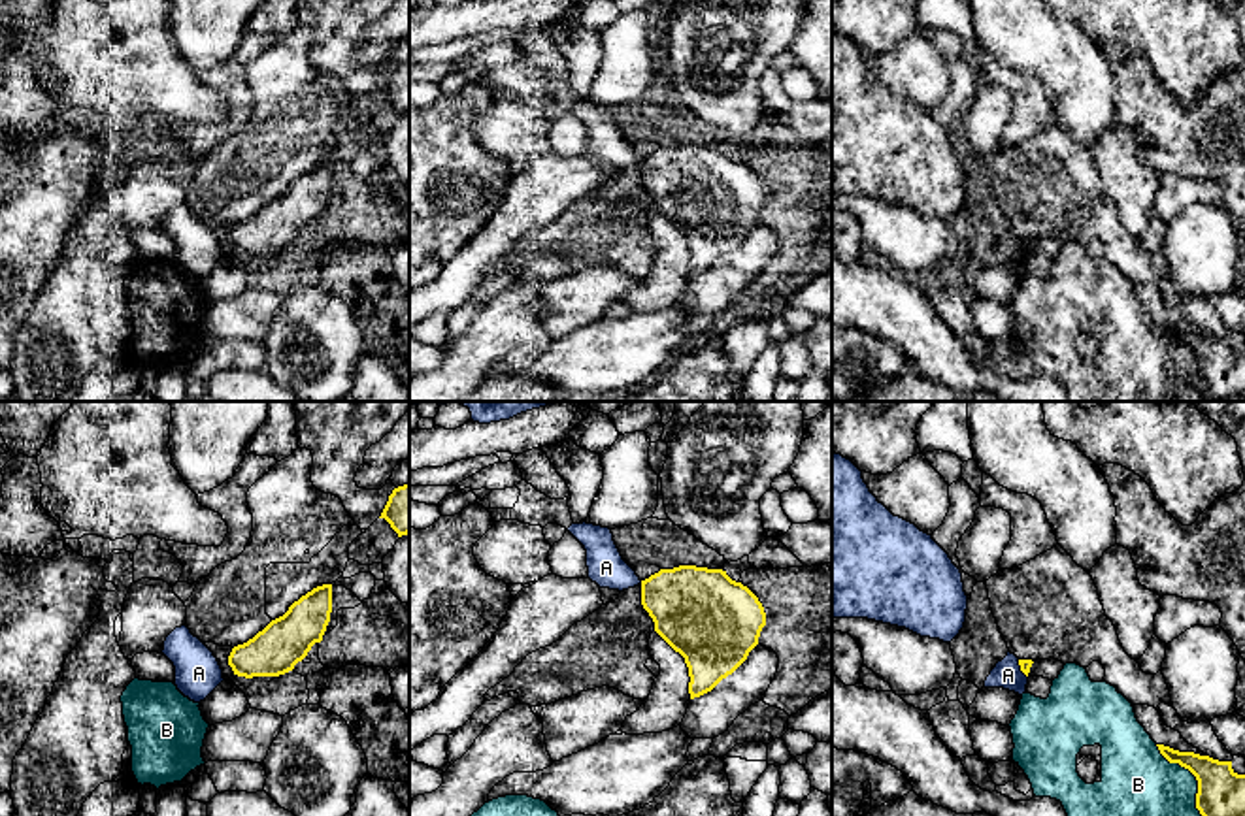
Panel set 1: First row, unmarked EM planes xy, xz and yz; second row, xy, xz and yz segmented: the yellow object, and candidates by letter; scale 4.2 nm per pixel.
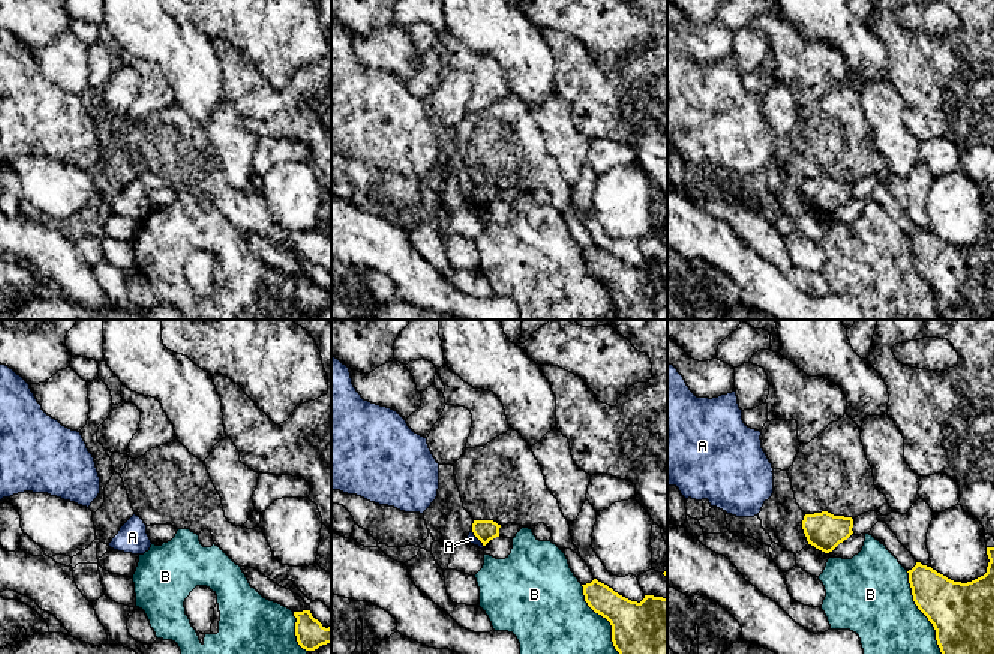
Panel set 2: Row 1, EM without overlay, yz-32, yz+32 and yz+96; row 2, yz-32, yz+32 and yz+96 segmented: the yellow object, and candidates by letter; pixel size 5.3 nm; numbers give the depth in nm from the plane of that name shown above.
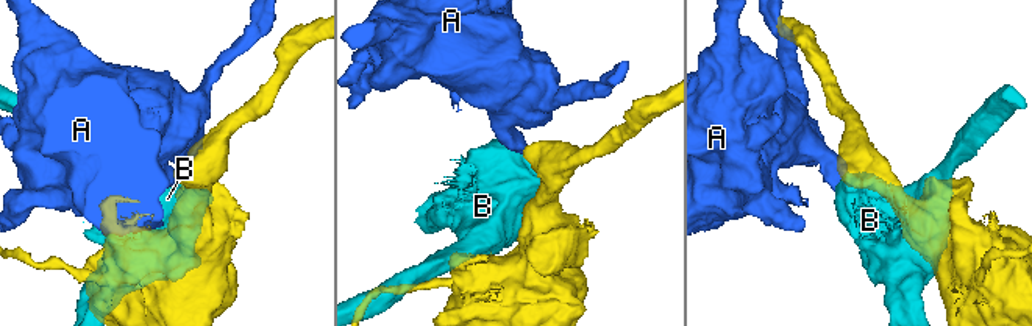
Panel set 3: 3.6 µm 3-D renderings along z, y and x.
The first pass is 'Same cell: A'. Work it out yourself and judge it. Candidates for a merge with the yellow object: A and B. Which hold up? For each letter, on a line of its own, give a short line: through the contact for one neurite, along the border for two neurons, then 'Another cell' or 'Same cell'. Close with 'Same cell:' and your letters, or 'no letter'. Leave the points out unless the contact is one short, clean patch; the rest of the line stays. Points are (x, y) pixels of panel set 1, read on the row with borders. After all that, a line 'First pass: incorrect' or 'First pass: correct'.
A: Line: yz (1017, 660), (1027, 677). Another cell
B: Another cell
Same cell: no letter
First pass: incorrect

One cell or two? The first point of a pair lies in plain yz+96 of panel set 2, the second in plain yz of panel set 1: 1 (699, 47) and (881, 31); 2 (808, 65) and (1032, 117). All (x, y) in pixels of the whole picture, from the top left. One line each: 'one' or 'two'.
1: two
2: one

